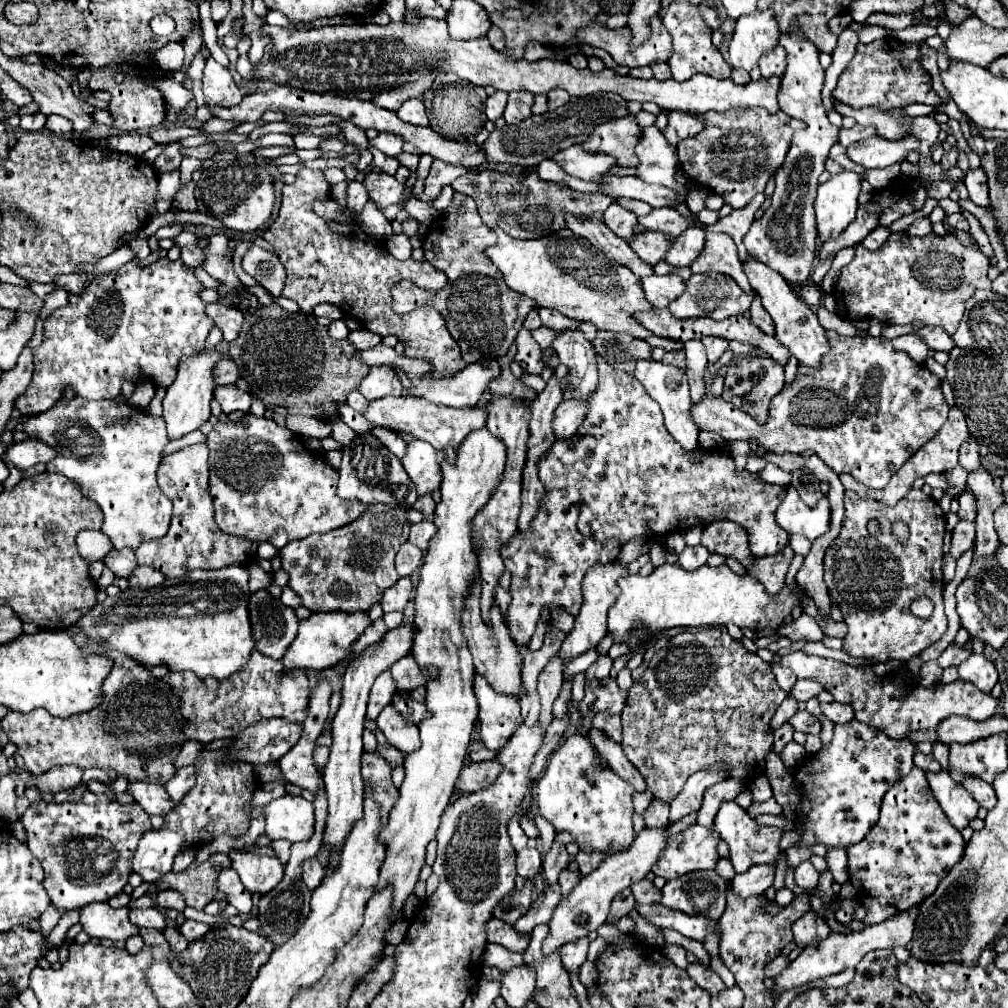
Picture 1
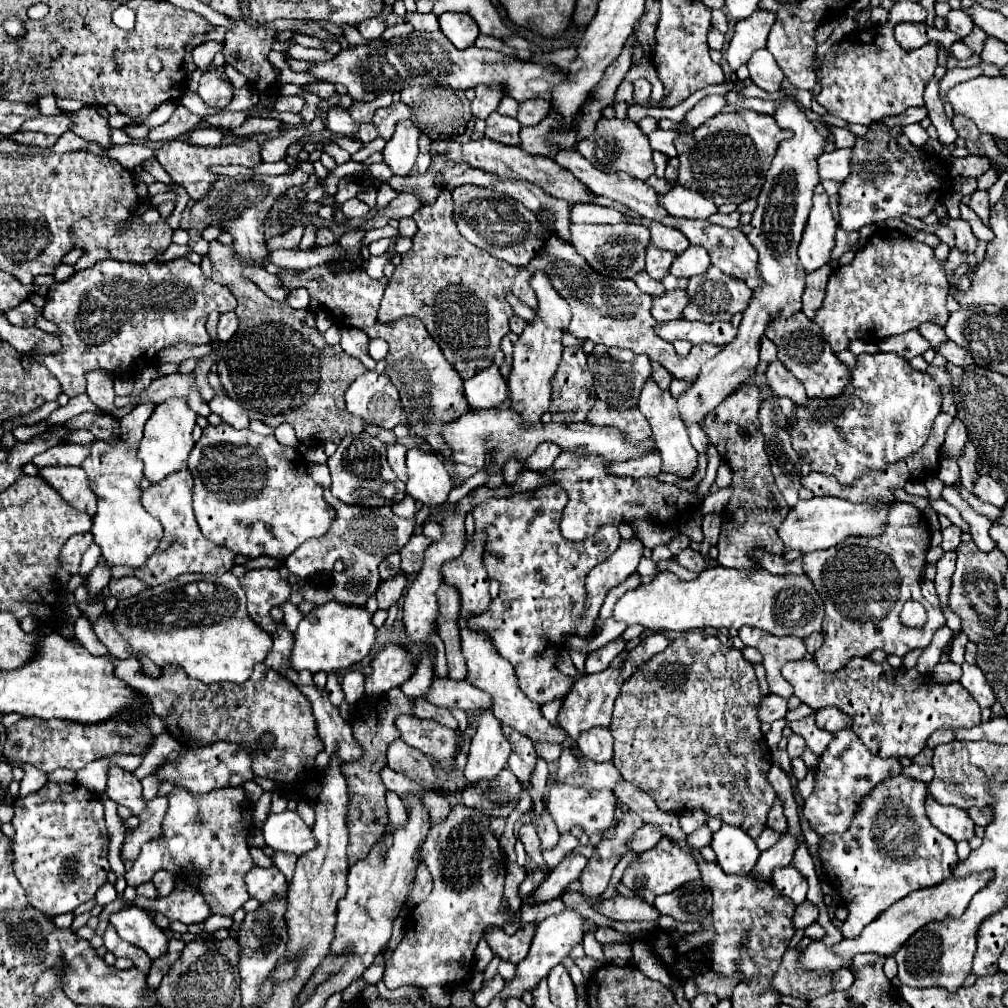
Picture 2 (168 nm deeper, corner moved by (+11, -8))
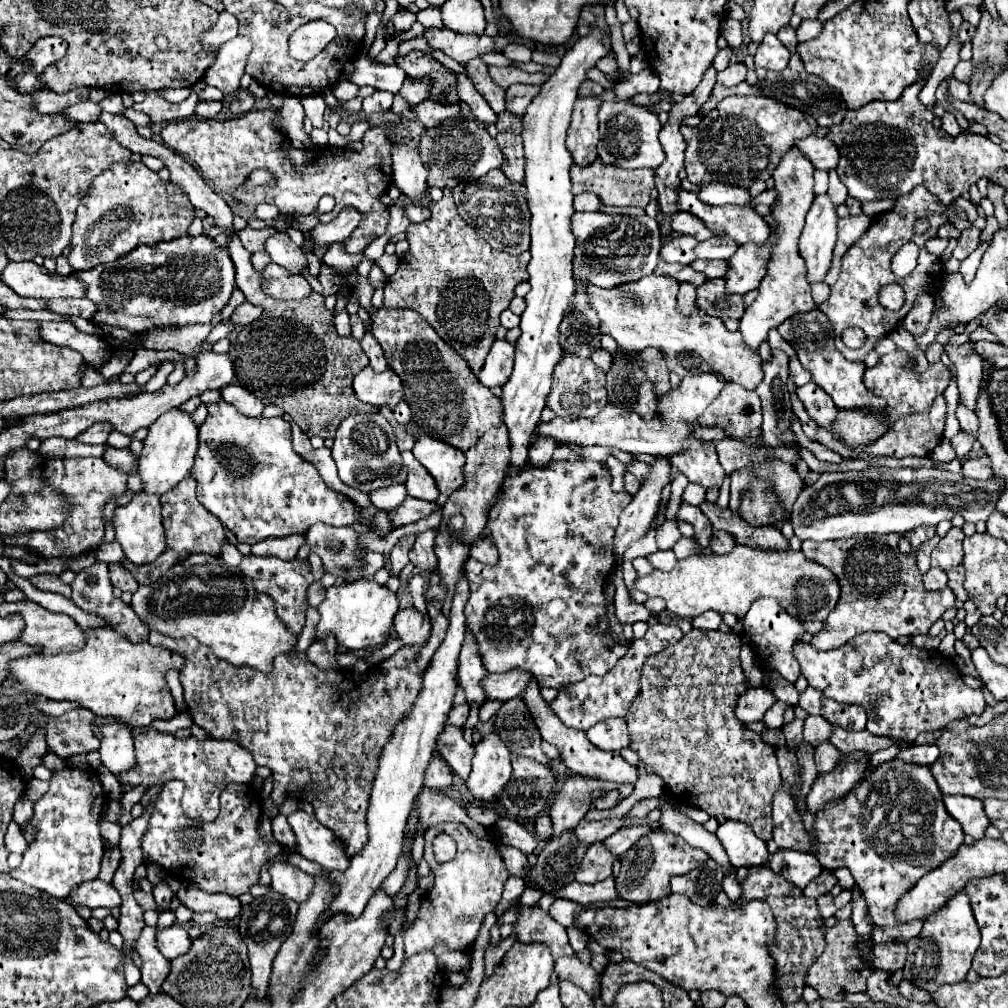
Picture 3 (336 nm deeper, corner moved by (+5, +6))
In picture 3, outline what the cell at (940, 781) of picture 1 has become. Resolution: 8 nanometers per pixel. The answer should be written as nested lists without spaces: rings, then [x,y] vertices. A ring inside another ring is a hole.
[[[943,796],[943,804],[947,812],[963,826],[963,832],[973,836],[975,840],[983,838],[989,820],[983,812],[983,802],[967,796]]]

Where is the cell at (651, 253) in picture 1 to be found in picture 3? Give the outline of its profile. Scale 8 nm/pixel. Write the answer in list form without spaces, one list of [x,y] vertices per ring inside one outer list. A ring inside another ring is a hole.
[[[677,236],[667,240],[661,246],[661,258],[665,262],[679,262],[679,264],[691,264],[695,260],[693,248],[697,240],[693,236]]]

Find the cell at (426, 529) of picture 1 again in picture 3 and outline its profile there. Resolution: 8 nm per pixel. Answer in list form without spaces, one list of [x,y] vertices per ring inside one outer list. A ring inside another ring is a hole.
[[[429,528],[421,534],[417,534],[415,544],[409,552],[411,562],[415,564],[415,568],[419,570],[435,570],[437,568],[437,556],[435,556],[435,536],[437,530]]]

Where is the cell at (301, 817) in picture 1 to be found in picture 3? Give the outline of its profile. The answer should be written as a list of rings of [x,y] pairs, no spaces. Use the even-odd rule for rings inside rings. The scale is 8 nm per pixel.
[[[295,810],[287,816],[287,822],[297,836],[297,848],[303,858],[317,862],[327,872],[347,868],[349,858],[345,856],[341,842],[327,826],[317,822],[313,814]]]

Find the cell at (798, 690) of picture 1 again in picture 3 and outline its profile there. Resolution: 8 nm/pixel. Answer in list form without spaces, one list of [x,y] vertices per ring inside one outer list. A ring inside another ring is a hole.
[[[757,686],[757,688],[751,688],[747,690],[741,698],[739,698],[739,704],[735,708],[735,714],[741,722],[745,724],[751,724],[751,722],[757,722],[757,720],[763,720],[765,712],[777,702],[777,696],[771,688],[765,688],[765,686]]]

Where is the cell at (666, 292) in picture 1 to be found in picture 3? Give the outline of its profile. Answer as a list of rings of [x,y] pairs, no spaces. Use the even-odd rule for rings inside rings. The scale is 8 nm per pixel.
[[[721,278],[705,280],[697,286],[697,308],[703,308],[703,312],[717,318],[741,318],[745,312],[743,296],[729,296]]]

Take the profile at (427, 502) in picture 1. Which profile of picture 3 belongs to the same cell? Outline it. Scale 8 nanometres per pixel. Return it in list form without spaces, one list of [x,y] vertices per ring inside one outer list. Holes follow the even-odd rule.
[[[405,484],[401,486],[387,486],[379,492],[371,492],[369,500],[379,506],[379,508],[397,508],[403,504],[403,500],[407,498],[407,488]]]

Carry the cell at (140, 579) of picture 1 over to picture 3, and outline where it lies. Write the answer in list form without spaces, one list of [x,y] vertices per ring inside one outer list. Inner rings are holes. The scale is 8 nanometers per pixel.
[[[109,564],[109,576],[111,576],[113,586],[121,588],[123,592],[131,592],[133,594],[139,588],[137,580],[133,578],[133,574],[127,568],[123,568],[123,564]]]

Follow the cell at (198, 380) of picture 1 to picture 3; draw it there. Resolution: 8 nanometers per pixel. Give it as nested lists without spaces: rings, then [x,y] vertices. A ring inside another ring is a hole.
[[[171,408],[153,426],[149,426],[149,434],[143,440],[143,452],[139,456],[139,474],[145,482],[145,492],[161,496],[171,490],[179,480],[183,480],[195,460],[197,454],[197,424],[191,414],[181,408]]]

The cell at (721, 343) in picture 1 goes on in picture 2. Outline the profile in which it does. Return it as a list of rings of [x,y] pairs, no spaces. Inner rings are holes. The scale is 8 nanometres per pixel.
[[[551,238],[543,250],[537,254],[537,258],[527,266],[527,270],[533,274],[537,270],[545,270],[557,288],[557,292],[571,304],[573,318],[569,324],[569,334],[579,340],[591,340],[595,344],[605,344],[607,348],[627,348],[635,354],[647,354],[651,362],[659,362],[673,378],[695,382],[701,366],[719,354],[723,346],[715,344],[701,344],[693,346],[687,358],[679,356],[671,342],[665,342],[655,334],[655,318],[651,316],[651,300],[653,296],[641,292],[633,280],[615,280],[605,278],[597,274],[595,270],[589,270],[589,264],[575,254],[573,246],[569,242],[563,242],[561,238]]]

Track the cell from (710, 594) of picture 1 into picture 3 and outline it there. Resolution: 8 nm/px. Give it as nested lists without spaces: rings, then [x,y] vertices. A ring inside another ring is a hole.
[[[735,546],[723,556],[691,556],[677,560],[669,572],[653,570],[651,574],[637,578],[635,588],[649,598],[663,598],[665,610],[677,618],[695,618],[707,610],[719,614],[731,612],[743,618],[749,606],[757,598],[775,598],[783,610],[797,620],[825,620],[839,600],[839,584],[835,576],[817,562],[805,558],[795,550],[755,550],[749,546]]]

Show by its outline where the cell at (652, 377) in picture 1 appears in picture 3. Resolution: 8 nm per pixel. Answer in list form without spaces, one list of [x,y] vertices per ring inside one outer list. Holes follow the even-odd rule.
[[[693,430],[683,440],[683,452],[667,458],[671,460],[671,466],[677,466],[691,482],[697,482],[705,488],[721,486],[723,482],[725,472],[717,460],[715,444],[699,440]]]

